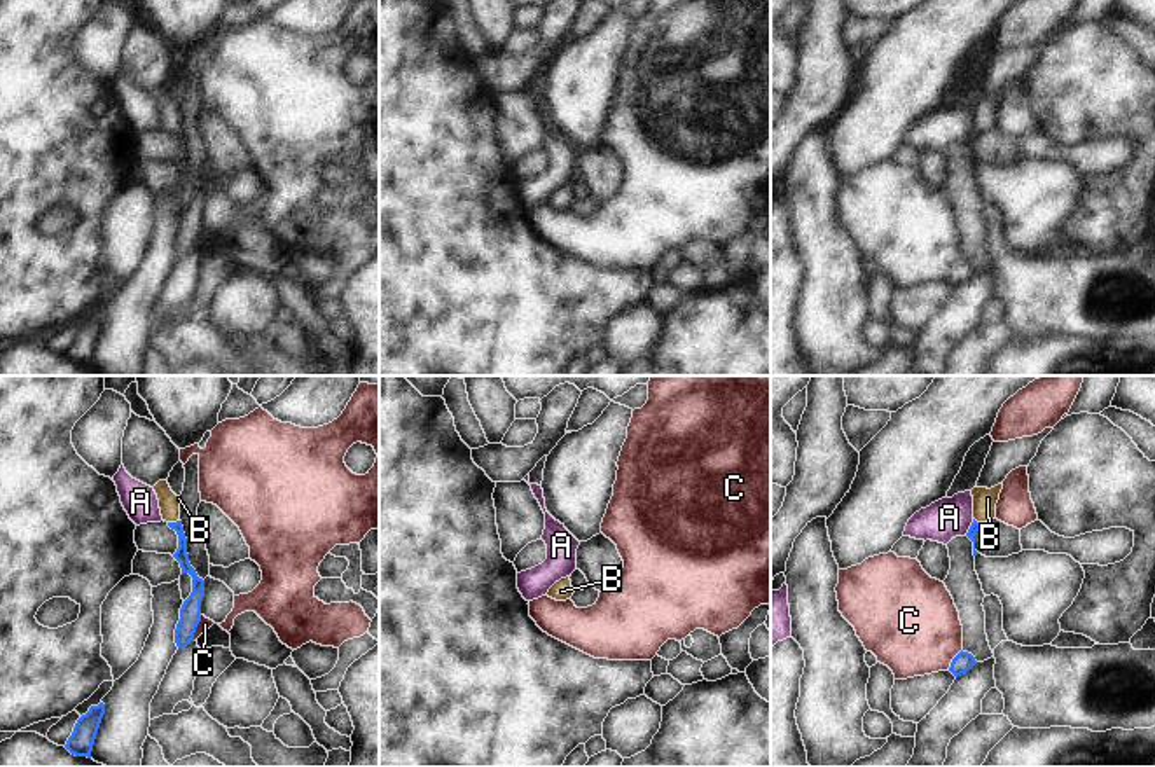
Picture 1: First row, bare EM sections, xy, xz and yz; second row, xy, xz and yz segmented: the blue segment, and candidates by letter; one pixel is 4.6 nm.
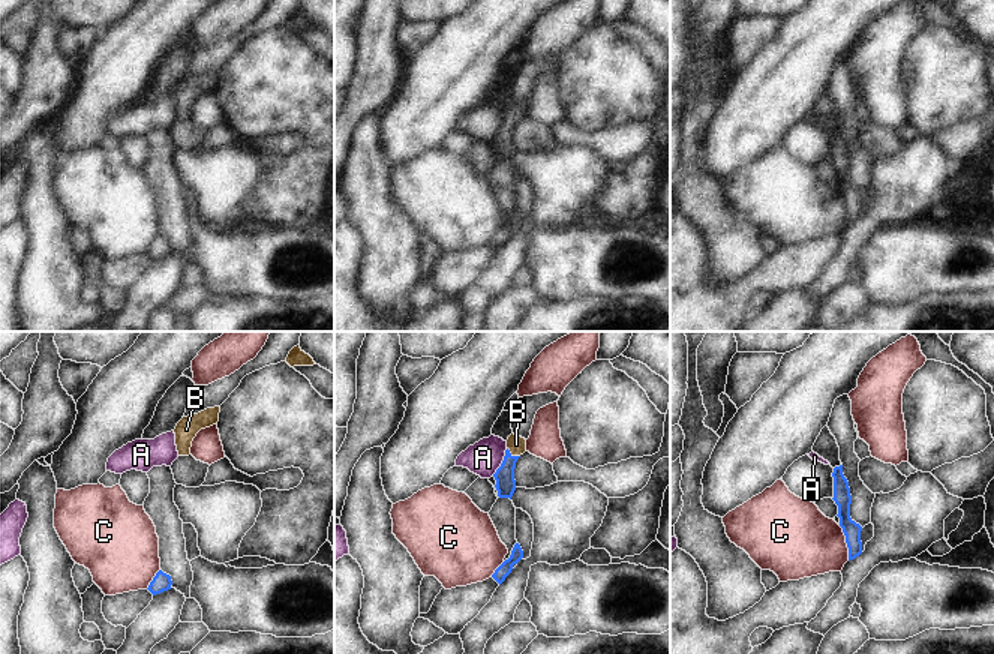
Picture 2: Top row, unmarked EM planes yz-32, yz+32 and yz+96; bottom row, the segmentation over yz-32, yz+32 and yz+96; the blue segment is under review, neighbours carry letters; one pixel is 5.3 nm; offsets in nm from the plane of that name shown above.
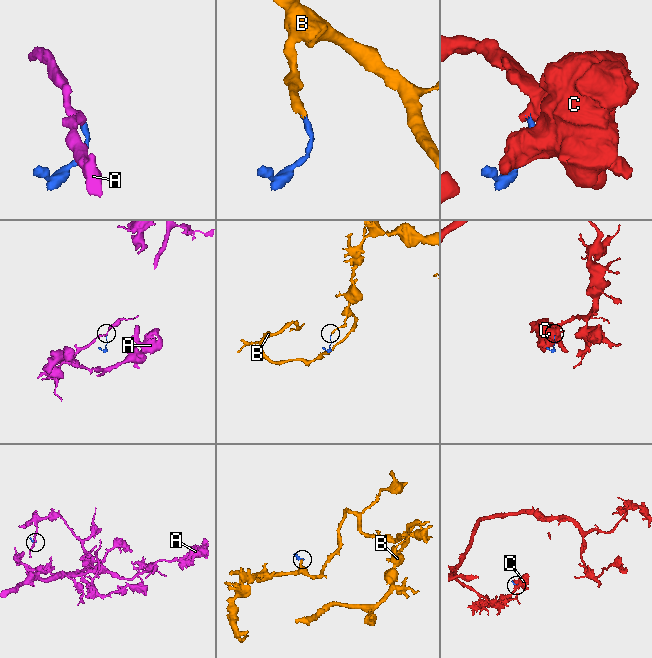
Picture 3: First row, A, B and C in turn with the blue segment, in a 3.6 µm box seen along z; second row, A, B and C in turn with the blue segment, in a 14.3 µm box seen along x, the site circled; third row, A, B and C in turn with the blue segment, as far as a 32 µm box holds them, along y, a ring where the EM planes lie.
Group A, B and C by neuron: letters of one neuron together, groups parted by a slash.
A / B / C

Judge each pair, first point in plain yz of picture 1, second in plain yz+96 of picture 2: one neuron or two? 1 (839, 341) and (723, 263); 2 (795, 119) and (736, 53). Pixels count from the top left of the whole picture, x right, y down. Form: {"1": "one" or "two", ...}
{"1": "one", "2": "two"}

